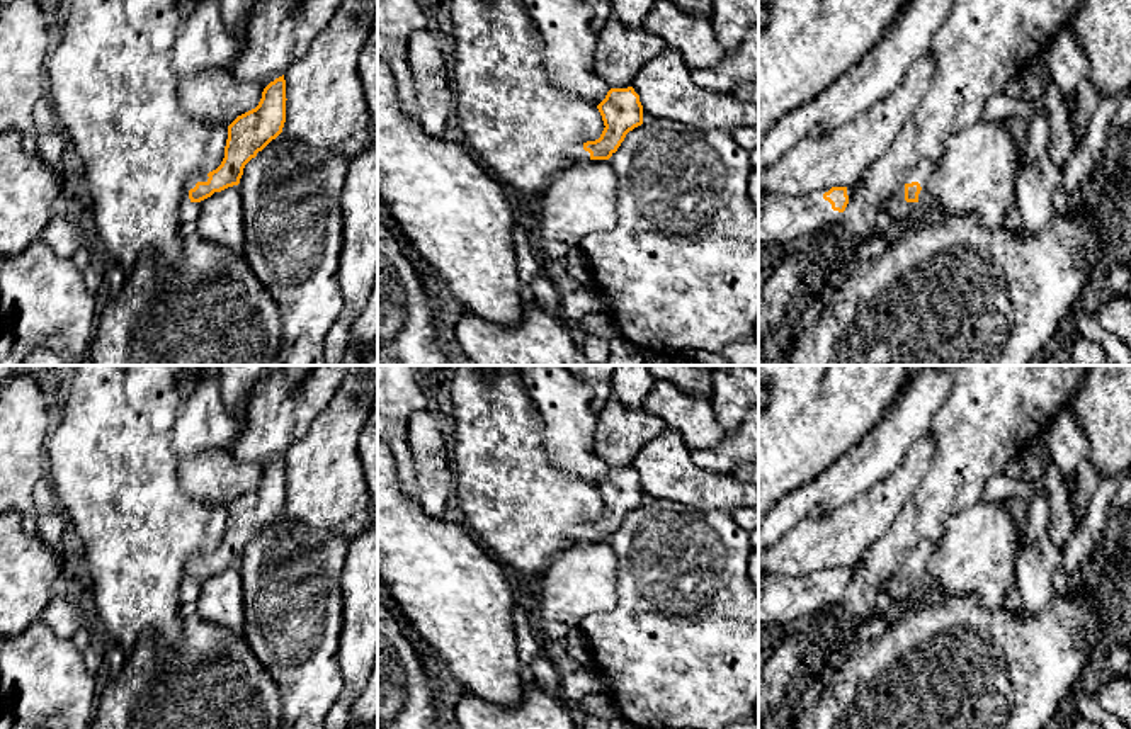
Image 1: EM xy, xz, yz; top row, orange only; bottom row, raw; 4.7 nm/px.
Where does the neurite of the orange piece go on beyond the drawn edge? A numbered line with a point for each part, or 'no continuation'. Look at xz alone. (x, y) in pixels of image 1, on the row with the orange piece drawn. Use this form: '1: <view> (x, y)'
1: xz (577, 153)

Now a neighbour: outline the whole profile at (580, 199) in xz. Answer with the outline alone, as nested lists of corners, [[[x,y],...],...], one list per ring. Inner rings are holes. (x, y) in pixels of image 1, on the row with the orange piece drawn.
[[[583,160],[560,172],[539,197],[532,235],[541,260],[560,260],[590,233],[616,224],[617,180],[609,160]]]

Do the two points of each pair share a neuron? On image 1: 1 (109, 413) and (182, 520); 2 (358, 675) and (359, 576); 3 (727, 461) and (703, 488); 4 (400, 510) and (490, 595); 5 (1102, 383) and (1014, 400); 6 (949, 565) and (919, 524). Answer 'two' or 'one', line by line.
1: one
2: one
3: two
4: one
5: two
6: two

